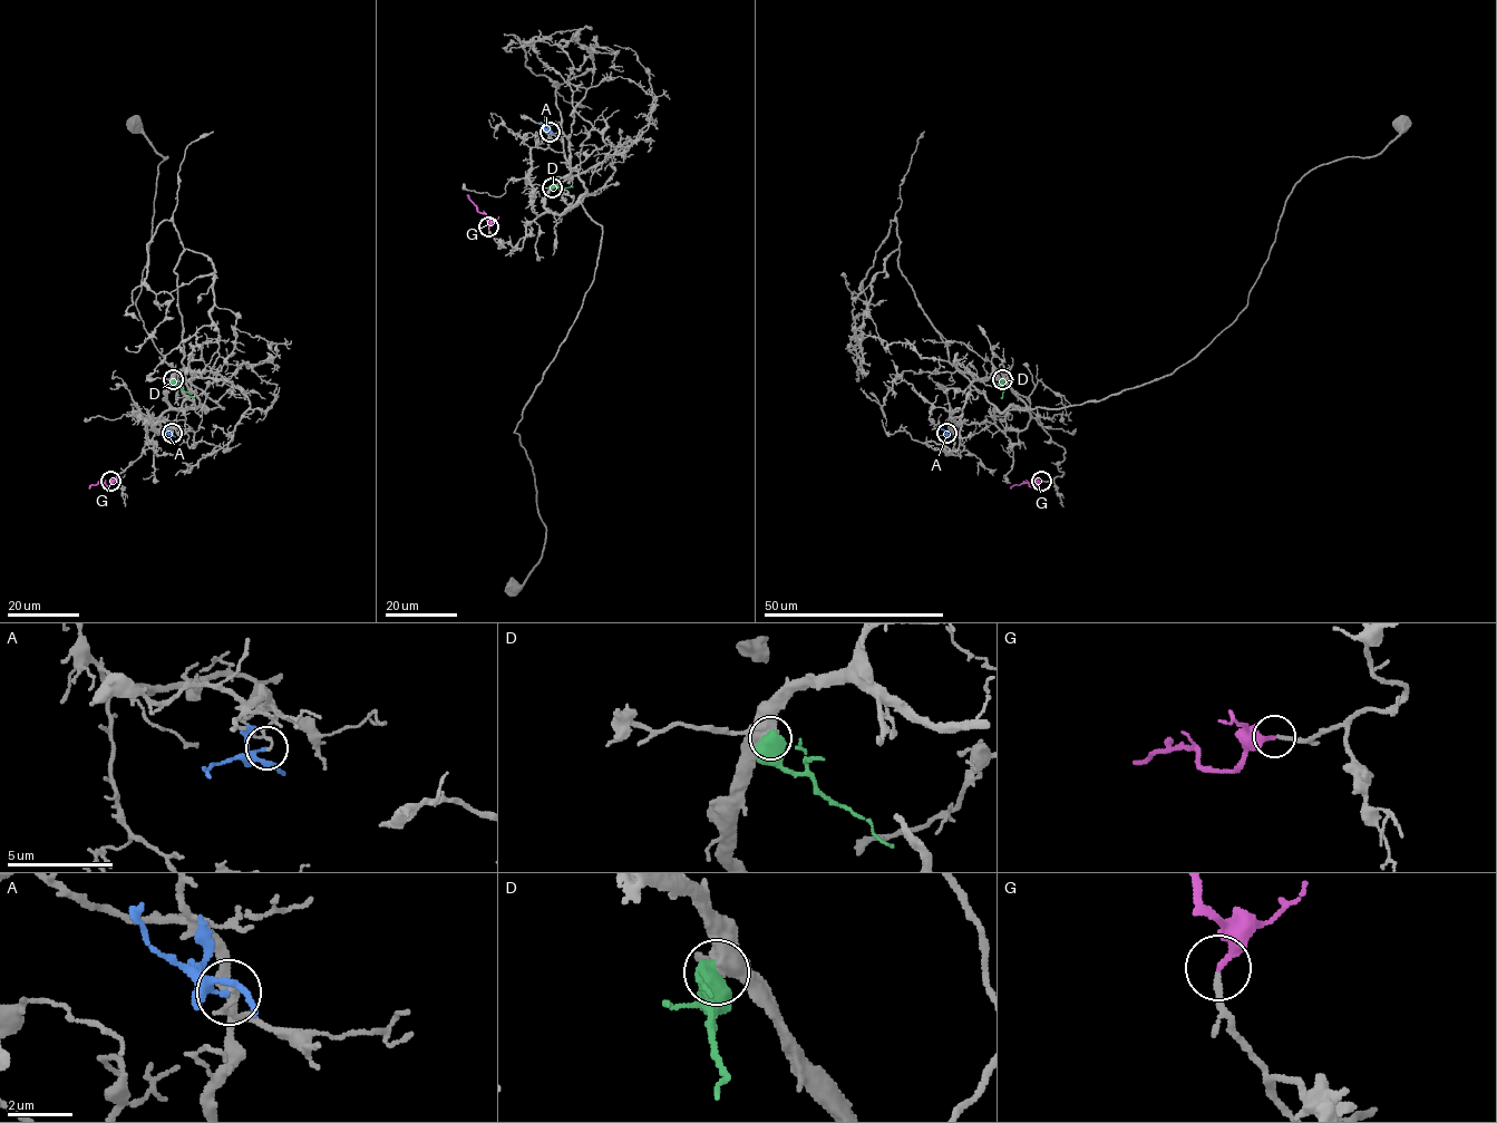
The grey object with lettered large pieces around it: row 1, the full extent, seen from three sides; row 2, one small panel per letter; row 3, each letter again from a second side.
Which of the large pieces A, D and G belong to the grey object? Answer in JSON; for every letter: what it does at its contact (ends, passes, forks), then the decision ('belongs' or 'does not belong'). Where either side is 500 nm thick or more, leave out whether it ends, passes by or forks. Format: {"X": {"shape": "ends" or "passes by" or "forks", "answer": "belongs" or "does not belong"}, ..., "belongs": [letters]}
{"A": {"shape": "passes by", "answer": "does not belong"}, "D": {"answer": "does not belong"}, "G": {"shape": "ends", "answer": "belongs"}, "belongs": ["G"]}

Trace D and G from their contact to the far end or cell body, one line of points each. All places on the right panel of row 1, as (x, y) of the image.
D: (1002, 379), (1001, 398)
G: (1041, 481), (1032, 486), (1026, 483), (1010, 487)

